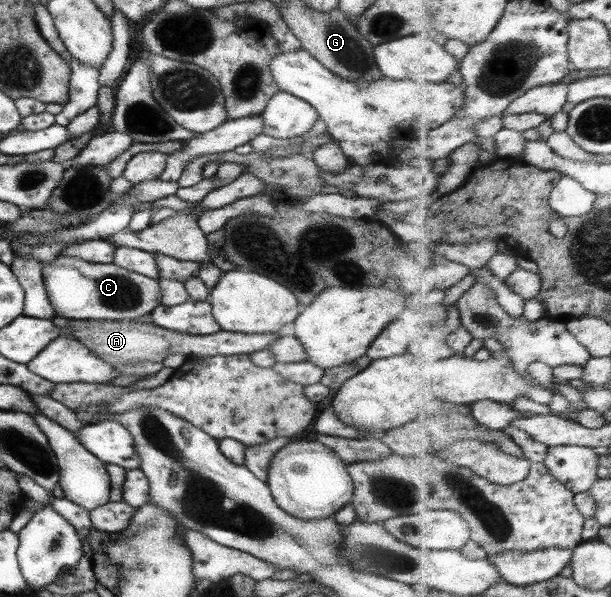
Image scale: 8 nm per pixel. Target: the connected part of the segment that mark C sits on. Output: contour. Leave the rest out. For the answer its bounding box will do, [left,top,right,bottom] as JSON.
[41,257,160,321]

